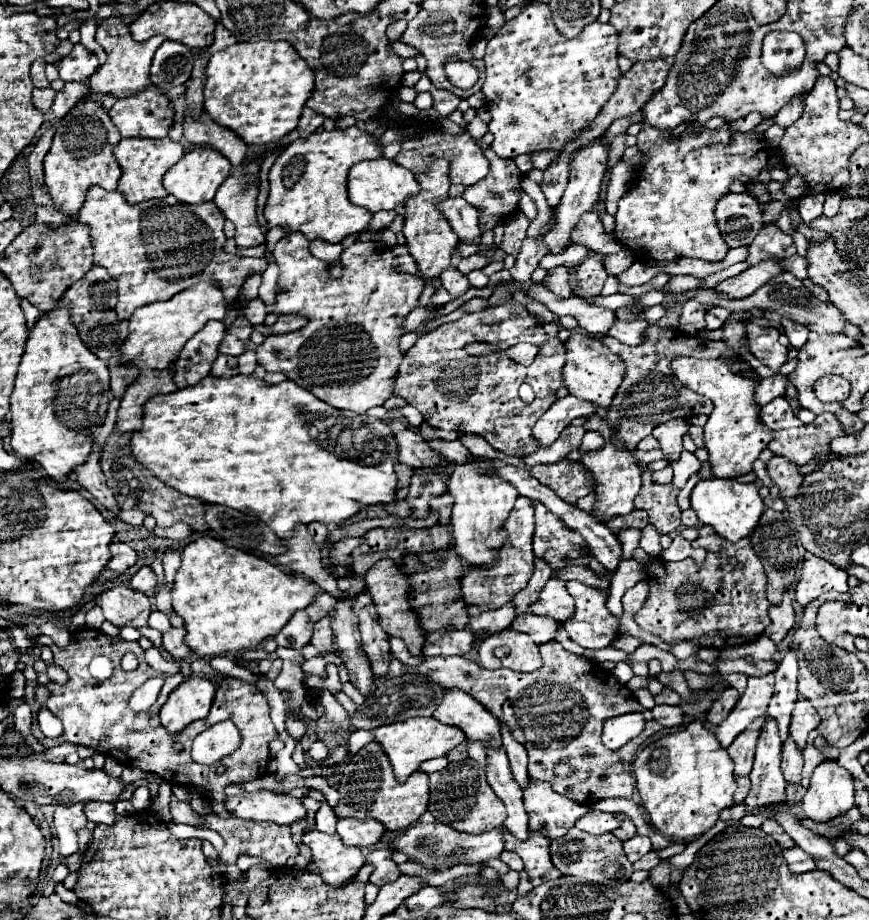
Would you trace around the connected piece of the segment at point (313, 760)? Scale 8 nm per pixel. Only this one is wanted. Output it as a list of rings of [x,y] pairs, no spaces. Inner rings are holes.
[[[315,740],[315,742],[309,746],[309,750],[305,752],[305,756],[307,756],[309,764],[319,764],[319,762],[325,760],[325,756],[327,756],[327,746],[325,746],[321,740]]]

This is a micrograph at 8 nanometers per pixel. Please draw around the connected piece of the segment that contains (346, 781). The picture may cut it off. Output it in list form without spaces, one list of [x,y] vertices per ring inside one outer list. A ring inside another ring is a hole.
[[[371,740],[367,746],[361,748],[359,754],[347,762],[343,770],[343,778],[339,784],[341,800],[335,808],[335,814],[339,818],[359,818],[379,820],[387,830],[405,830],[427,810],[429,804],[429,778],[425,772],[417,770],[413,772],[405,782],[395,780],[391,762],[387,760],[387,754],[383,752],[381,744],[377,740]]]

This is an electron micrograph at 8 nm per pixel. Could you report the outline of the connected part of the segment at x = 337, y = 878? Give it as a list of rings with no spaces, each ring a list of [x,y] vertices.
[[[305,830],[303,844],[313,852],[313,862],[319,866],[321,878],[329,886],[341,886],[349,882],[365,864],[365,856],[359,848],[347,848],[339,834],[323,834],[319,830]]]

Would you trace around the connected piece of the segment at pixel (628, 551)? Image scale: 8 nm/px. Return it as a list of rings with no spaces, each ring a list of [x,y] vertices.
[[[625,528],[625,530],[619,530],[617,538],[623,542],[623,554],[625,558],[631,558],[633,550],[639,546],[641,542],[641,530],[637,528]]]

